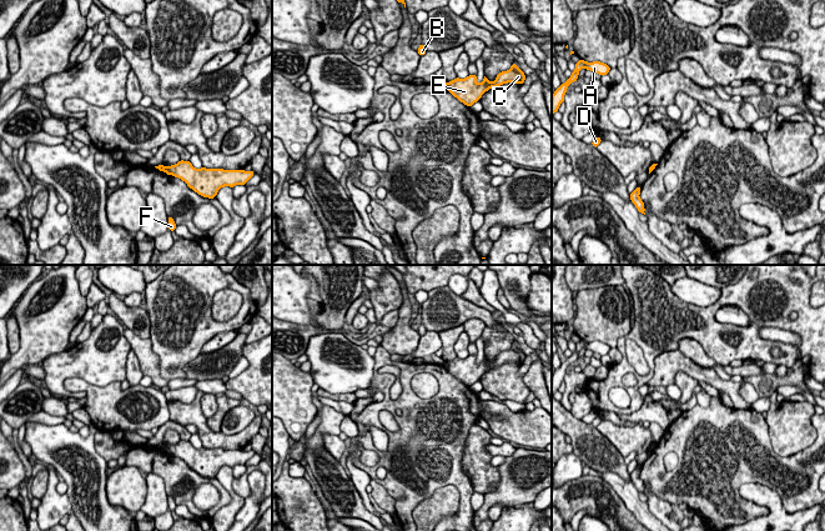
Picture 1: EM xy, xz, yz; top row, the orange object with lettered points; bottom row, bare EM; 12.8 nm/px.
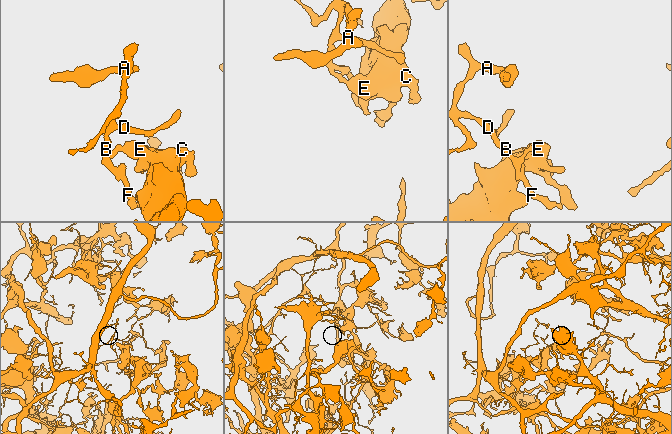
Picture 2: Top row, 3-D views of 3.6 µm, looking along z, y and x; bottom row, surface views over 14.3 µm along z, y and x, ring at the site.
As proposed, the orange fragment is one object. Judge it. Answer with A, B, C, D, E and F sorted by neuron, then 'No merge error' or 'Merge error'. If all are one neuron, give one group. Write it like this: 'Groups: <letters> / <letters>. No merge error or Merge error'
Groups: A B D F / C E. Merge error

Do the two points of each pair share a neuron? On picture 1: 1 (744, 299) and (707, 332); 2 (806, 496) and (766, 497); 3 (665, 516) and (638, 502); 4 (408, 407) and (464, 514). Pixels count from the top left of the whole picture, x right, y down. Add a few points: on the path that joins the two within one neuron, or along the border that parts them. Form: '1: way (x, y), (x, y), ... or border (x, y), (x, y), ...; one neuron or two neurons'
1: way (730, 299), (718, 304), (707, 315), (707, 319); one neuron
2: border (754, 484), (770, 487), (788, 512), (808, 509); two neurons
3: border (645, 501), (649, 510), (657, 517); two neurons
4: way (419, 434), (428, 442), (428, 452), (463, 487); one neuron

